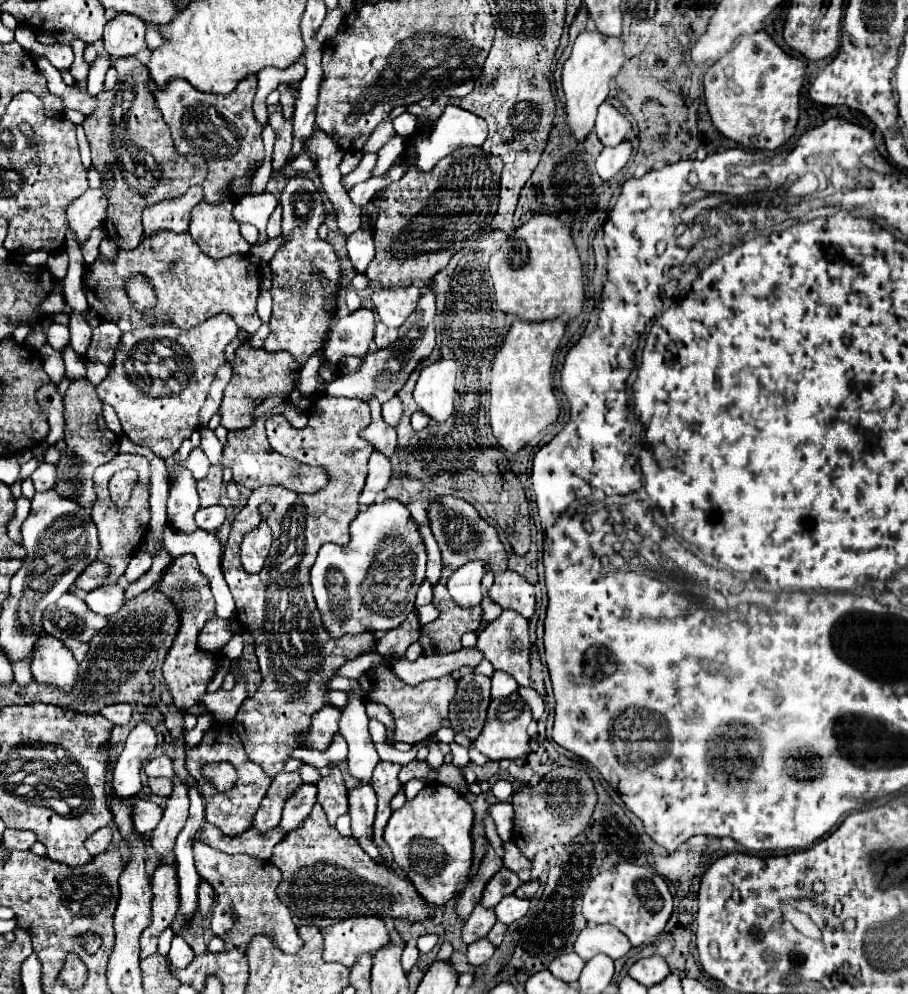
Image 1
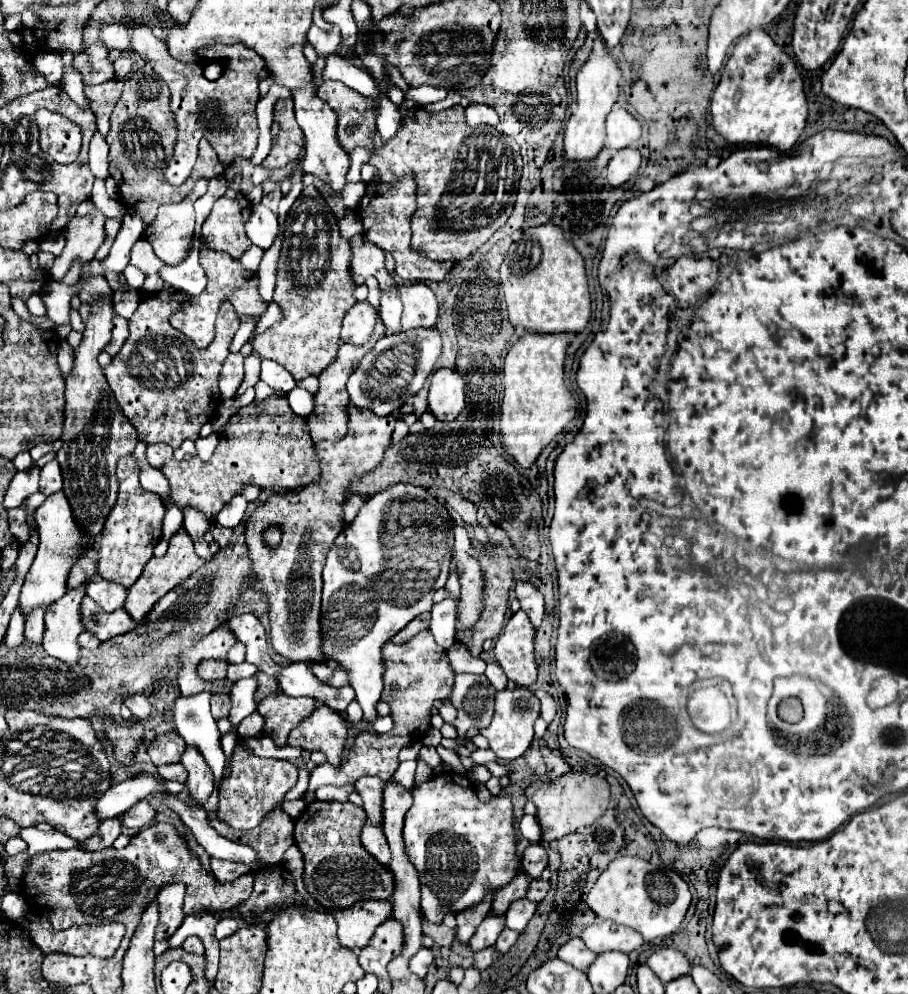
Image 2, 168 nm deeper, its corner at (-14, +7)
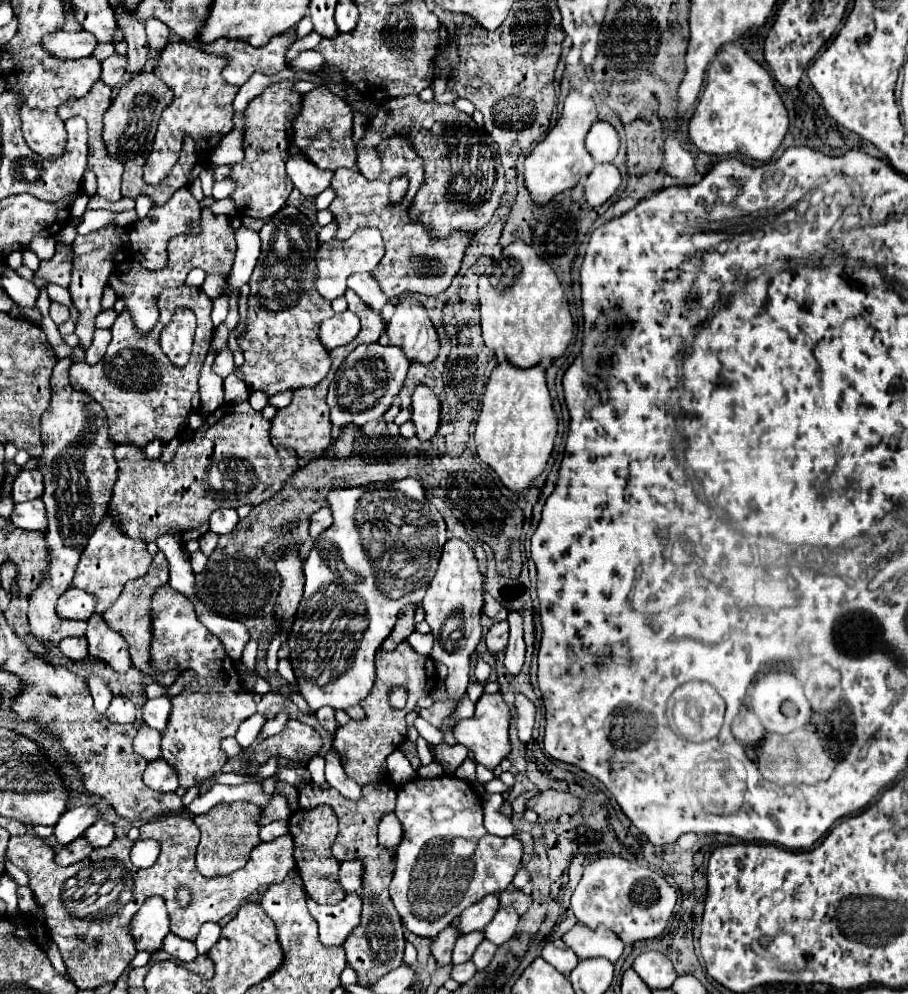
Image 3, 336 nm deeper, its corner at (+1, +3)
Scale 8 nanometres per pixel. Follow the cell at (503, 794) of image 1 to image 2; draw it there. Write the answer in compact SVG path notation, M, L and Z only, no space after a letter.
M446 772L442 776L430 778L428 782L414 788L412 796L414 804L406 812L402 836L408 858L420 874L422 912L430 922L442 922L444 914L462 912L478 904L484 898L484 894L502 888L516 876L520 860L516 856L516 836L512 826L510 796L494 796L490 802L482 804L476 798L474 784L466 776L456 772Z

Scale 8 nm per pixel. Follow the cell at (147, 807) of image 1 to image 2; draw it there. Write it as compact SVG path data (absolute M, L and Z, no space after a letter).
M140 800L136 806L124 812L122 824L128 828L144 828L156 820L156 810L148 804L148 800Z

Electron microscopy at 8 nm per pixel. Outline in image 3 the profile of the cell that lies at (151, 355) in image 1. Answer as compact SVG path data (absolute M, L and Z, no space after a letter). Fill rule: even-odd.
M165 288L159 296L159 312L161 316L157 326L145 338L137 334L129 312L123 312L111 326L113 338L101 362L93 366L87 362L73 362L69 368L71 386L75 390L87 392L105 410L109 438L115 444L133 444L145 448L155 438L169 442L187 428L189 416L201 408L197 378L213 338L211 300L201 288ZM178 308L193 310L197 320L191 360L183 368L171 364L159 346L159 334Z

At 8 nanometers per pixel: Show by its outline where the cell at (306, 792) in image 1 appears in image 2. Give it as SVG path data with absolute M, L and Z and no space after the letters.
M420 632L418 636L414 636L410 642L406 644L392 644L386 642L382 646L382 654L384 654L384 690L382 690L382 700L388 702L390 710L392 710L392 718L394 718L394 728L386 734L360 734L356 738L356 744L350 752L350 758L344 760L344 766L336 768L336 766L316 766L310 772L310 786L308 792L304 794L304 800L310 804L316 800L314 790L318 790L320 786L332 784L332 786L342 786L346 784L346 780L358 780L362 776L378 776L382 780L390 780L392 774L396 772L400 760L398 760L398 752L420 740L422 734L426 736L426 732L432 728L432 704L438 698L450 698L452 690L454 690L454 678L456 672L452 670L446 650L442 646L438 646L432 638L432 634Z

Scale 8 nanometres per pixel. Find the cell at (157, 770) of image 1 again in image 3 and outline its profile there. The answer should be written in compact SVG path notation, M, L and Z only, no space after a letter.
M139 726L139 732L133 740L133 746L137 750L137 754L145 756L147 760L157 760L161 758L161 750L159 750L159 740L161 740L161 734L149 726Z

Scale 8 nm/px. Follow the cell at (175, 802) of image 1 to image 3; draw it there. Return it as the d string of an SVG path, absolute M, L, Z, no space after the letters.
M169 584L157 588L153 594L153 600L151 600L151 606L149 606L149 618L151 618L151 650L149 650L151 666L159 674L165 674L169 670L179 670L179 674L195 670L195 678L189 684L185 684L185 688L179 696L171 698L173 708L171 708L169 722L167 722L167 726L163 730L163 738L161 738L163 758L177 770L179 784L183 788L191 788L197 780L211 778L217 772L221 772L223 764L227 762L227 754L221 748L221 740L235 736L239 730L239 724L243 720L247 720L249 716L253 716L257 708L255 708L253 694L243 690L237 664L233 664L233 660L227 656L221 640L217 636L209 634L209 630L197 620L197 616L193 614L193 604L183 594L173 590Z

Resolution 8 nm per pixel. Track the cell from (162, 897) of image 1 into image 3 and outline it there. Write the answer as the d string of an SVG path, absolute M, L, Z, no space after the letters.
M149 898L131 920L129 934L139 952L157 952L163 944L163 938L169 934L169 916L165 902L161 898Z

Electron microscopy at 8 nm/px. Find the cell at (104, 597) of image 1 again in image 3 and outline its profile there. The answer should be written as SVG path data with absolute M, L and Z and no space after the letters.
M69 588L57 600L57 616L65 620L87 620L95 610L95 598L83 590Z

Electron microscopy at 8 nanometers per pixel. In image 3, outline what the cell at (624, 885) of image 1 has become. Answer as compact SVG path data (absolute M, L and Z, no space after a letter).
M607 856L591 862L571 896L571 908L581 924L593 930L597 926L607 926L625 944L661 936L675 902L675 888L663 876L621 856Z

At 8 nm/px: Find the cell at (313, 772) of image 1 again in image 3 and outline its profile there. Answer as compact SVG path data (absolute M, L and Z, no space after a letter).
M280 756L271 757L268 762L262 765L255 773L258 783L263 782L264 779L271 777L274 774L274 768L277 767L277 762Z

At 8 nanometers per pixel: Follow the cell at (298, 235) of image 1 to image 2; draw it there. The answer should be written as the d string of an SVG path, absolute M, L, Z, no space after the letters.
M314 186L302 190L288 212L286 224L288 232L284 230L274 290L274 302L282 306L284 318L254 338L254 350L262 358L282 364L294 380L302 380L310 374L320 374L336 358L340 348L340 322L356 304L356 284L350 274L350 244L342 238L326 198Z

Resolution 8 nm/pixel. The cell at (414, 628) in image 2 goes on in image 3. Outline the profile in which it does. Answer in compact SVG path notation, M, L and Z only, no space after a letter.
M399 610L399 616L397 616L397 624L393 628L393 632L389 634L389 638L383 642L383 650L395 650L399 642L407 640L407 636L413 632L413 614L407 614L407 612L401 612Z

